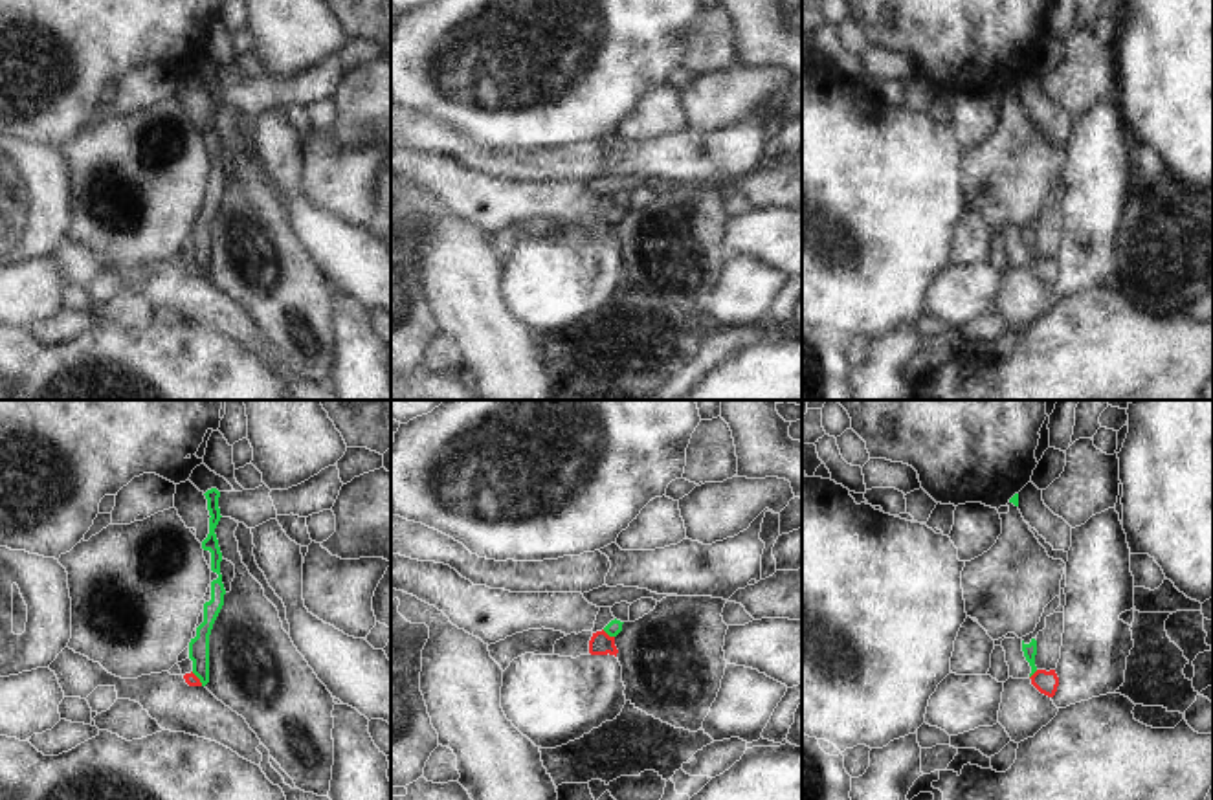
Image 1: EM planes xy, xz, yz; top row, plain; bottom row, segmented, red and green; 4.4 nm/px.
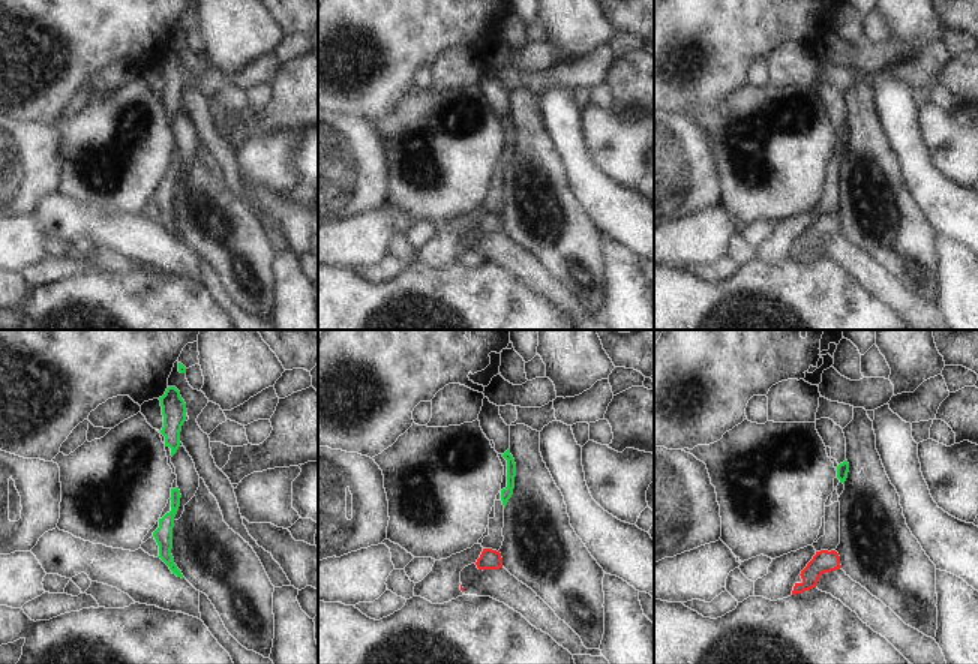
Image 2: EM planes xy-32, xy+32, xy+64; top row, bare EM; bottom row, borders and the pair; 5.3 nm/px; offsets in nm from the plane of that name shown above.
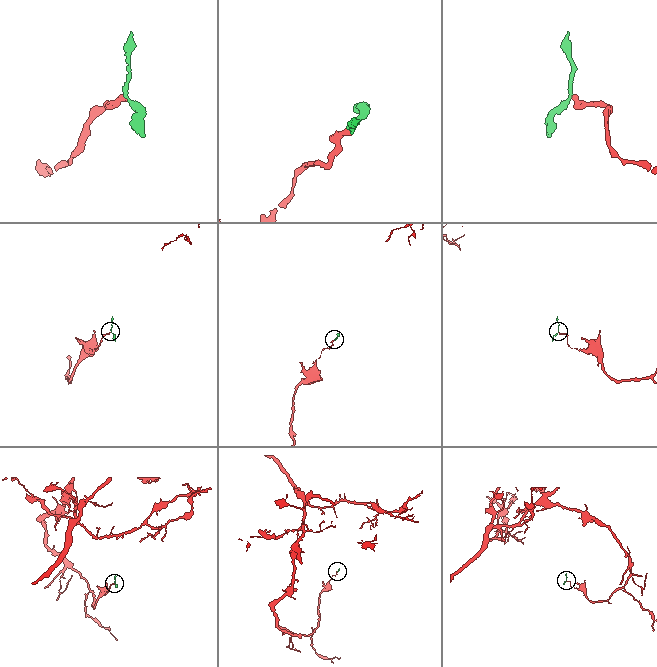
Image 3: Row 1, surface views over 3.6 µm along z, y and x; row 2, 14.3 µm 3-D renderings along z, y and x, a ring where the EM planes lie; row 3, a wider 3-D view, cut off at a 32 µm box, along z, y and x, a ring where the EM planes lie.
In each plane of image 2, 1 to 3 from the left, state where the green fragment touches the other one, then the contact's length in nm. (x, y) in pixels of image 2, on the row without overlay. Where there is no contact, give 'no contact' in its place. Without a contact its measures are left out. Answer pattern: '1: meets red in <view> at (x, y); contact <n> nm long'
1: no contact
2: no contact
3: no contact

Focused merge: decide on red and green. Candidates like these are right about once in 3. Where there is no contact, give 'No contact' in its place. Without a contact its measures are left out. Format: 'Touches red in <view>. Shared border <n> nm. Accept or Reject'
Touches red in xz. Shared border 70 nm. Reject

